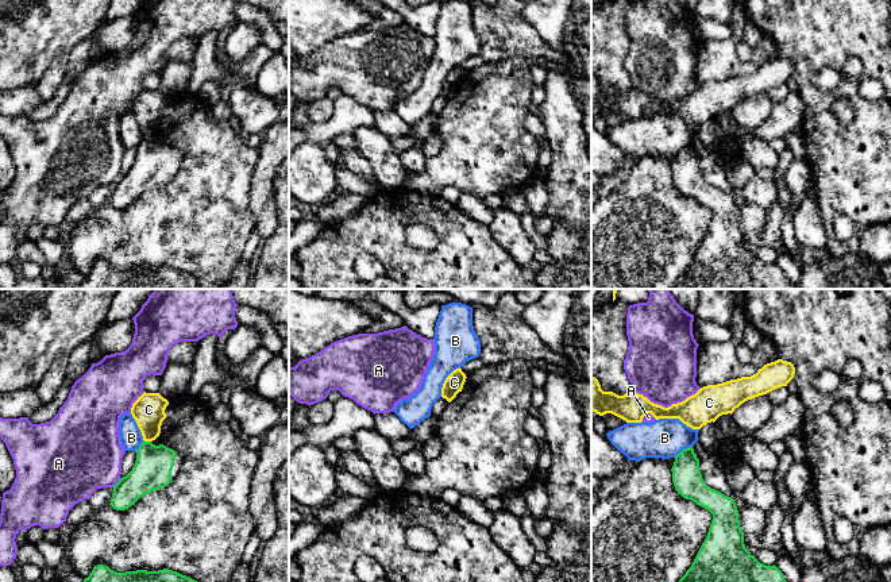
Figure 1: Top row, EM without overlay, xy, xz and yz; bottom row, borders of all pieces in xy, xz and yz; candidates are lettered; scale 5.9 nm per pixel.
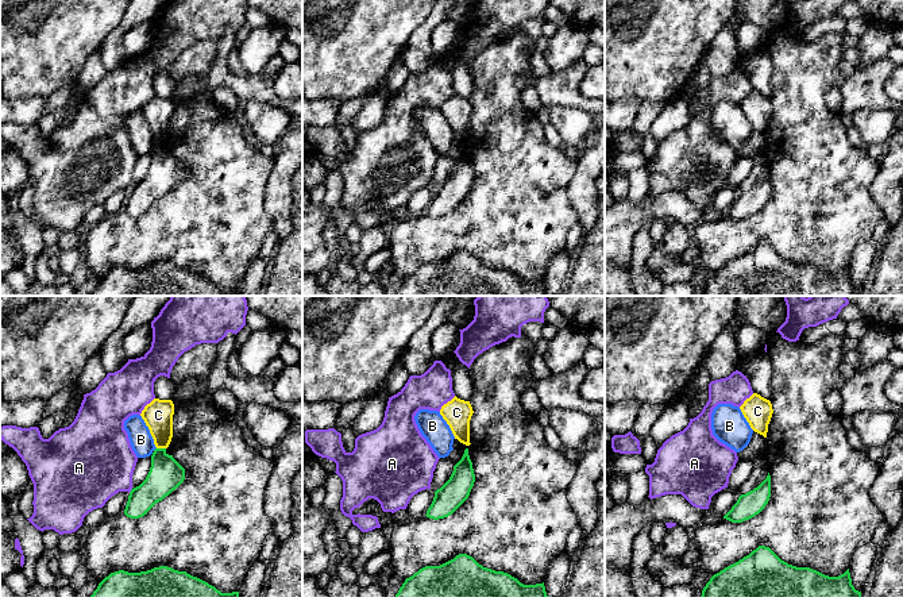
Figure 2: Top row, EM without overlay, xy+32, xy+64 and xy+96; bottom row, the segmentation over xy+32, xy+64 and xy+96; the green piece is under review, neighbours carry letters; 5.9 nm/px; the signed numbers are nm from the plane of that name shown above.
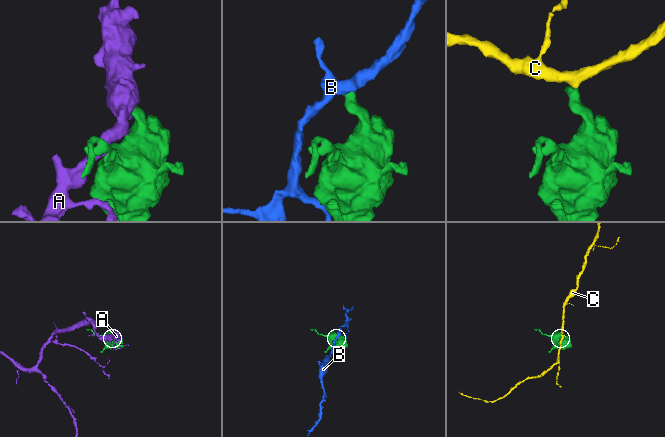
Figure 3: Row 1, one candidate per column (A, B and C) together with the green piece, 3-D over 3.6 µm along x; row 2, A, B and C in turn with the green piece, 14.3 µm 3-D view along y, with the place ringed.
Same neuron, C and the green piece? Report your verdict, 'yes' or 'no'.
no

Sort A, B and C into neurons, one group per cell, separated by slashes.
A / B / C

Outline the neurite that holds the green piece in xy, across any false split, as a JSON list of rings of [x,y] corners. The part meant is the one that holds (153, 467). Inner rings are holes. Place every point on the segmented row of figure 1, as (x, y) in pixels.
[[[159,436],[143,442],[135,452],[132,470],[113,486],[109,505],[116,510],[126,510],[144,494],[167,486],[182,467],[182,458],[163,446]]]

